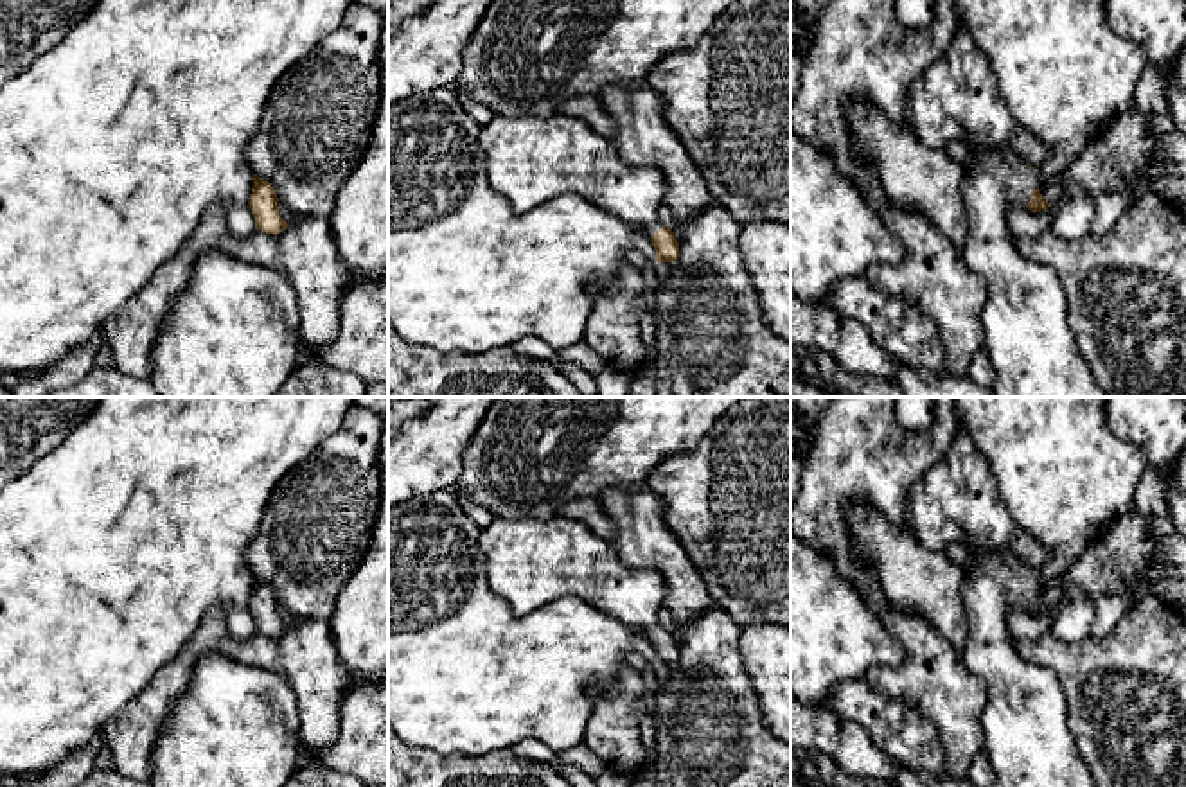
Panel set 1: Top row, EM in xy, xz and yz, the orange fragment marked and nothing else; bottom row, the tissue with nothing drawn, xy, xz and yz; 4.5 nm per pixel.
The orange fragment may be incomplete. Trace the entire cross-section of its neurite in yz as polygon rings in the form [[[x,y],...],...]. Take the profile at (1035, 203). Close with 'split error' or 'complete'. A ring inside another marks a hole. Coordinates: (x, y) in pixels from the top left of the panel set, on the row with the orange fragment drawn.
[[[970,146],[978,158],[974,167],[965,167],[961,181],[965,203],[965,241],[961,248],[963,262],[969,270],[987,280],[987,300],[979,313],[985,332],[983,350],[996,370],[990,386],[994,397],[1114,397],[1103,390],[1093,376],[1085,358],[1078,350],[1075,332],[1069,325],[1069,305],[1062,282],[1055,268],[1026,259],[1013,243],[1008,226],[1012,207],[1040,212],[1051,207],[1039,190],[1039,171],[1024,164],[1010,147],[999,149]]]; split error

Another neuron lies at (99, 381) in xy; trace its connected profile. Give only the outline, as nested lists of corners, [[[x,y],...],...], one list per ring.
[[[93,367],[79,383],[45,397],[156,397],[149,379]]]

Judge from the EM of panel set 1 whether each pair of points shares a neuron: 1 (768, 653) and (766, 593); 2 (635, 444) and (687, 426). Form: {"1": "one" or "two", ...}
{"1": "two", "2": "one"}

